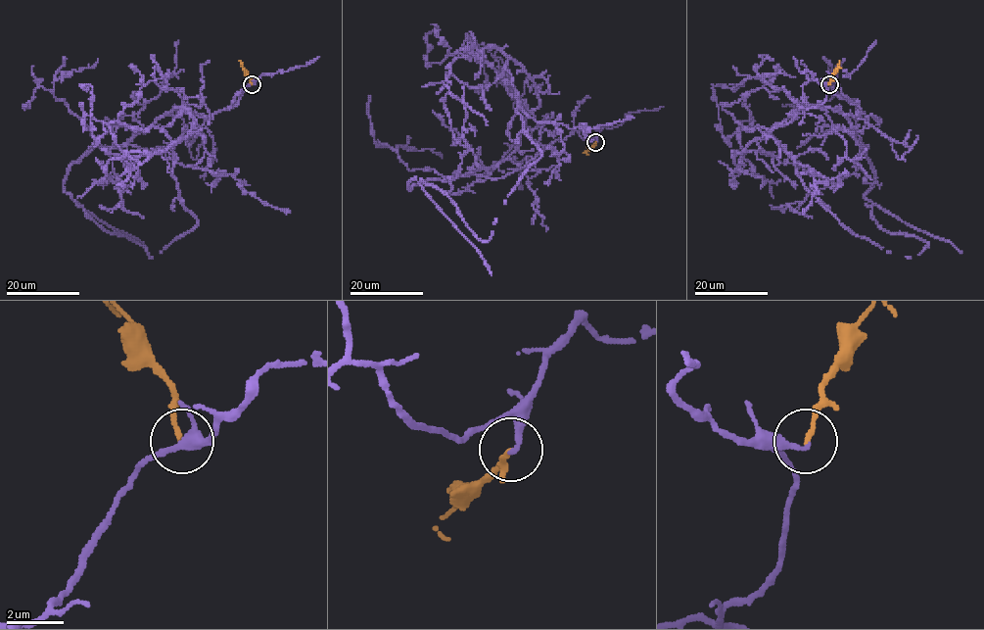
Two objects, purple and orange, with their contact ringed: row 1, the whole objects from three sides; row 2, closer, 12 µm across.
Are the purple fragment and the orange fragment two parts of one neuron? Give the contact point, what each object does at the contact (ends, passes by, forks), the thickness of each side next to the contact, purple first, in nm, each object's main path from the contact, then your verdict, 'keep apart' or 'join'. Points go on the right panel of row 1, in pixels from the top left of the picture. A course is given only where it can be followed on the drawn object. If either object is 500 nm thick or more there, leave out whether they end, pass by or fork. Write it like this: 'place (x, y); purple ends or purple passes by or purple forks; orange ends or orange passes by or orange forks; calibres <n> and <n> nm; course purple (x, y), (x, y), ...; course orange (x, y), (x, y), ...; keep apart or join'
place (829, 84); purple ends; orange ends; calibres 160 and 160 nm; course purple (828, 84), (818, 108), (866, 150), (830, 107), (804, 107), (770, 131), (803, 185), (854, 234), (891, 253); course orange (828, 83), (839, 60); join

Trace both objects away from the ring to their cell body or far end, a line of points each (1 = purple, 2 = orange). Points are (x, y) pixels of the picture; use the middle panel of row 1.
1: (595, 142), (575, 131), (512, 173), (474, 174), (519, 144), (530, 111), (508, 83), (541, 155), (503, 204)
2: (595, 142), (584, 152)

